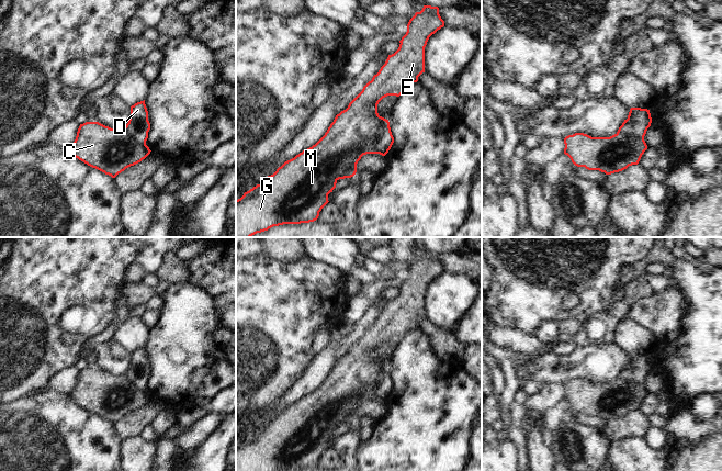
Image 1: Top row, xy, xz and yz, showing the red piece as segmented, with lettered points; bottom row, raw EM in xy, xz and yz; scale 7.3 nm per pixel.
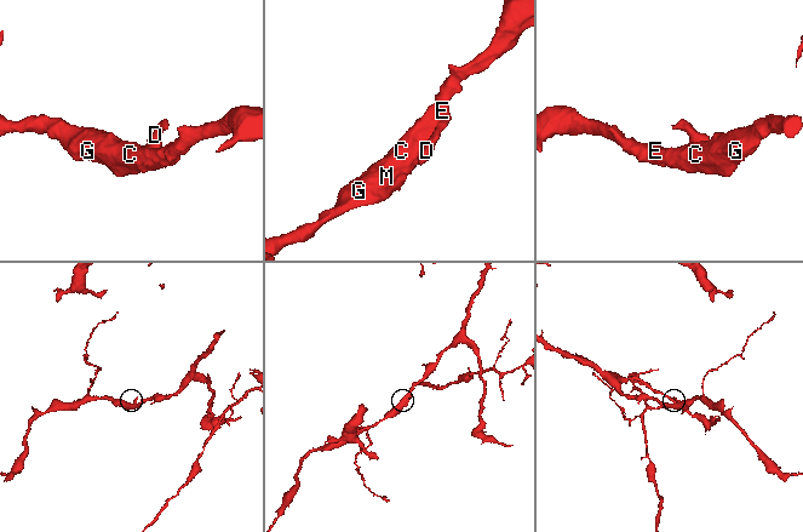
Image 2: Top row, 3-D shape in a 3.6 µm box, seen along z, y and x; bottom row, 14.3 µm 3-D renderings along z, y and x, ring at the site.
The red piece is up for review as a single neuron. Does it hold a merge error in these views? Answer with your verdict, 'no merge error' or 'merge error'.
merge error

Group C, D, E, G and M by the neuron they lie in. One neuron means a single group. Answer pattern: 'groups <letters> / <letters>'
groups C E G M / D

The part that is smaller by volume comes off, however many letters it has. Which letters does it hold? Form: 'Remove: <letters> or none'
Remove: D

